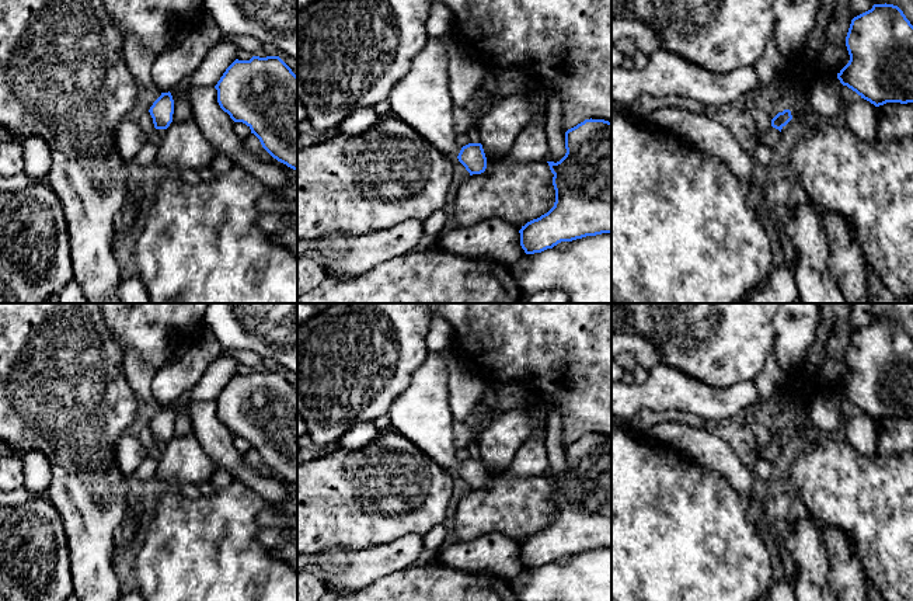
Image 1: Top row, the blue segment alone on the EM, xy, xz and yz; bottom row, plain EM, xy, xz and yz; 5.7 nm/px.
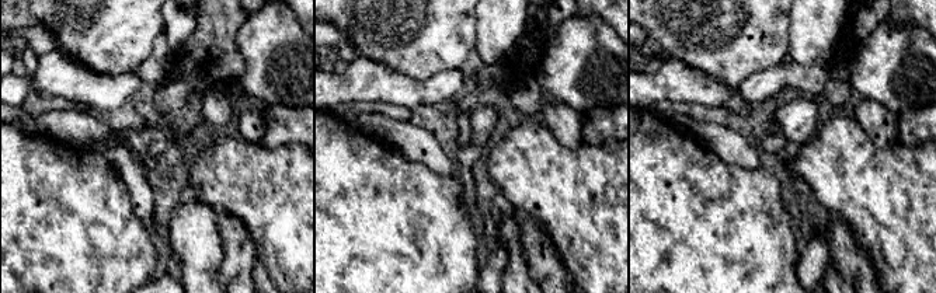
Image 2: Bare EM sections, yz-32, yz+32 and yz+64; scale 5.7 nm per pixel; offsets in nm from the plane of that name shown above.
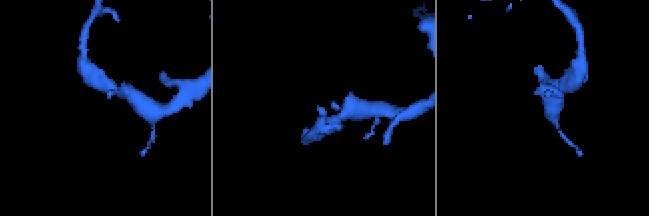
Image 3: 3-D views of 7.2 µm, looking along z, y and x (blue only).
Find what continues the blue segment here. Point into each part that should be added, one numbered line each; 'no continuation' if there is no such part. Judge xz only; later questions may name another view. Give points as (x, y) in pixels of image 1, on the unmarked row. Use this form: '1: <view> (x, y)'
1: xz (422, 414)

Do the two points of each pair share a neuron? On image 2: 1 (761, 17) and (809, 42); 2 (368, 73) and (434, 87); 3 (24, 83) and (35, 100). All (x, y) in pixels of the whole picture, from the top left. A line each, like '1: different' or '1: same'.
1: different
2: same
3: different

